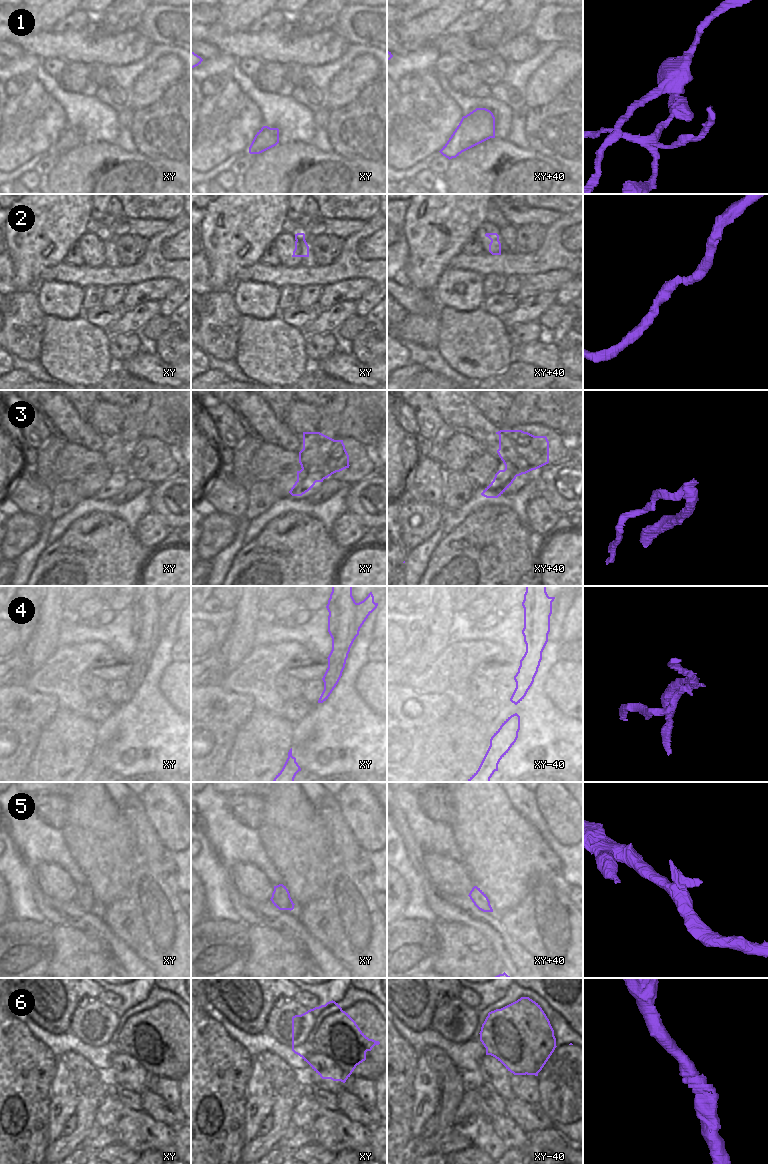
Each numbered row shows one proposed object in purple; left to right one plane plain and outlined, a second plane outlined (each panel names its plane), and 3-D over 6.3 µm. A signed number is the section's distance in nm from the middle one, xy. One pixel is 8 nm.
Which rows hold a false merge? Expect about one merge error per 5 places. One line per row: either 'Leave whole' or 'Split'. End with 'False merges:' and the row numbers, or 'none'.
1: Split
2: Leave whole
3: Split
4: Split
5: Leave whole
6: Leave whole
False merges: 1, 3, 4

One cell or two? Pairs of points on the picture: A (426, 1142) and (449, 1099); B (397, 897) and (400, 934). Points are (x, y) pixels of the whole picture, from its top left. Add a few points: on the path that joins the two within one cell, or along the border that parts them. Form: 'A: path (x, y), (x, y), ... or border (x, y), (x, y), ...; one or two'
A: path (433, 1131), (443, 1120), (446, 1110); one
B: border (400, 916), (397, 919); two

